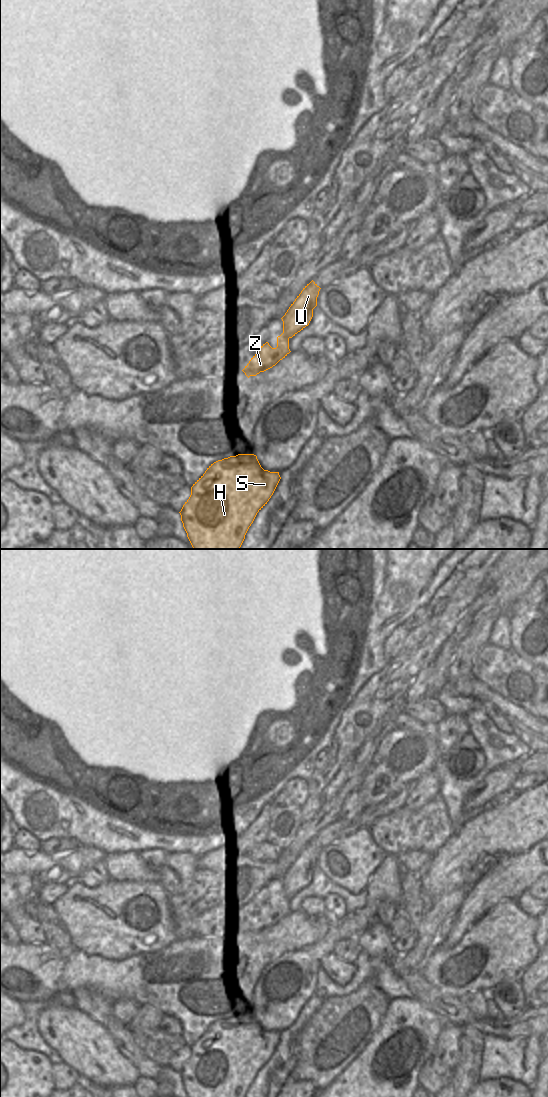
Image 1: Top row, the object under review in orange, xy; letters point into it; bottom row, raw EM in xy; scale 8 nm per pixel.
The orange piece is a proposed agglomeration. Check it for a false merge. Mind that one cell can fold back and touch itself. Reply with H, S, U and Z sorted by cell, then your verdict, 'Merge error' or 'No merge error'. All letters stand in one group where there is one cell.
Groups: H S U Z. No merge error.

